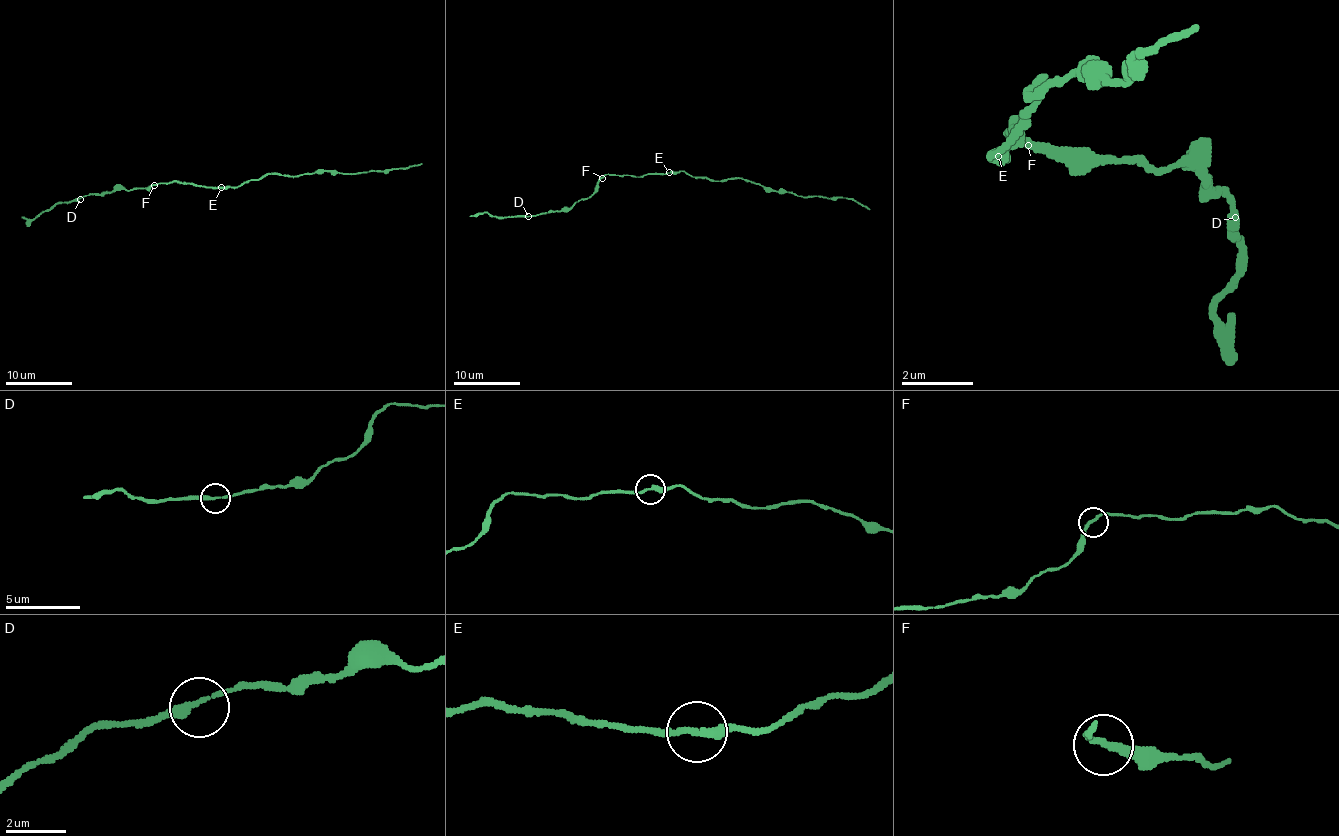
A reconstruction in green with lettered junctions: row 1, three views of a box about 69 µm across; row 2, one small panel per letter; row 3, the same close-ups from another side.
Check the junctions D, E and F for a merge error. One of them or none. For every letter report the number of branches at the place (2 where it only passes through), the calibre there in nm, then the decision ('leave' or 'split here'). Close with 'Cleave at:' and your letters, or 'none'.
D: 2 branches meet; 240 nm thick; leave
E: 2 branches meet; 240 nm thick; leave
F: 2 branches meet; 190 nm thick; leave
Cleave at: none

